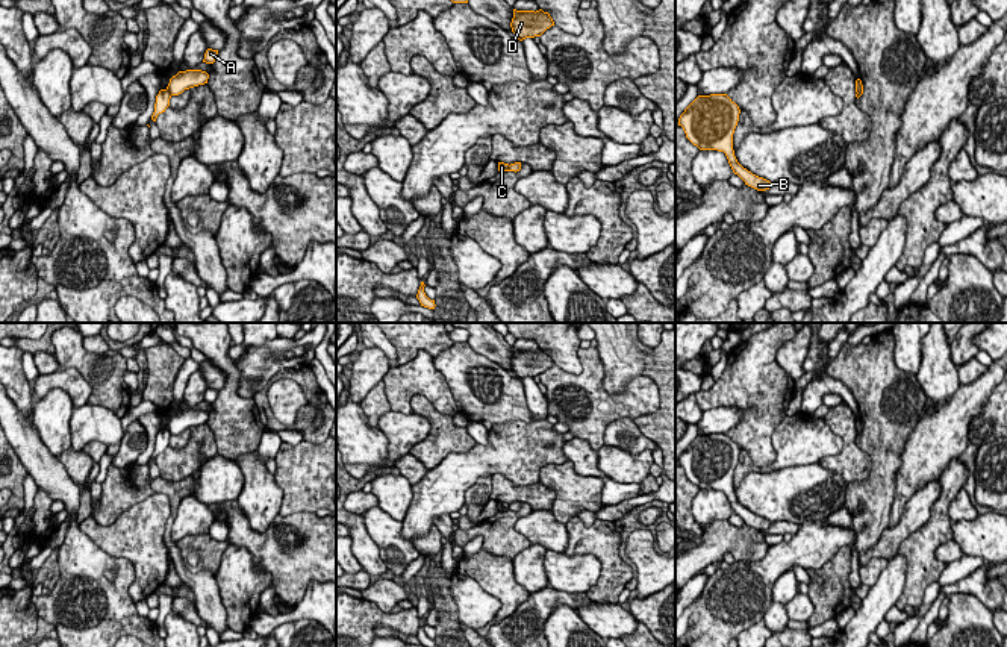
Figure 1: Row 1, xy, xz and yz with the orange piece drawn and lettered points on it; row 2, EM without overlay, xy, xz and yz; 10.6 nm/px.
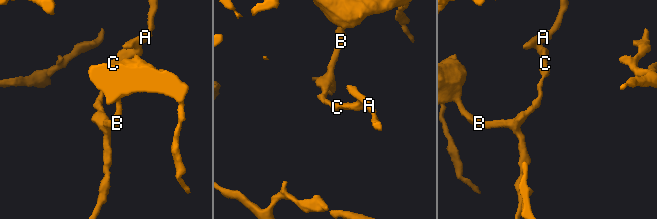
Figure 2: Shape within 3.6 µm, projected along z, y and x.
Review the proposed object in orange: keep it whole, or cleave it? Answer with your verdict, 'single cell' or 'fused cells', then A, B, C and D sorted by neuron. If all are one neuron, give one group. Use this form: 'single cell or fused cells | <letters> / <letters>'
fused cells | A / B C D

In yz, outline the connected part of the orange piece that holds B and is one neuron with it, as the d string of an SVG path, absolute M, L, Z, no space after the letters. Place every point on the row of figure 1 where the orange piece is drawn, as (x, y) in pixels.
M727 94L698 95L680 115L678 126L700 150L724 152L734 174L745 185L766 191L771 182L744 168L733 150L733 133L740 109Z

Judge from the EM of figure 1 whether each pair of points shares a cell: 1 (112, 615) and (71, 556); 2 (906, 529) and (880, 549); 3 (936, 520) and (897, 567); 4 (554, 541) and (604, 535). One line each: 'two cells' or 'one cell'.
1: one cell
2: one cell
3: two cells
4: two cells

